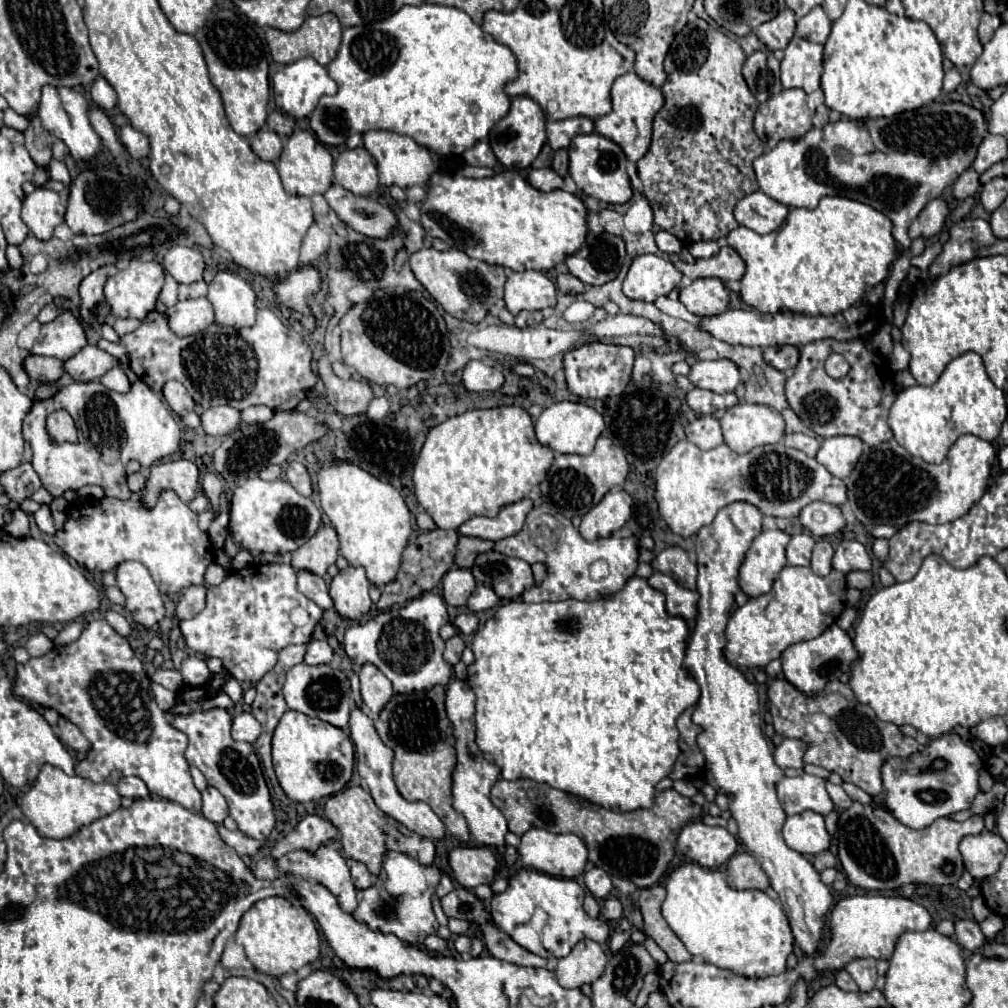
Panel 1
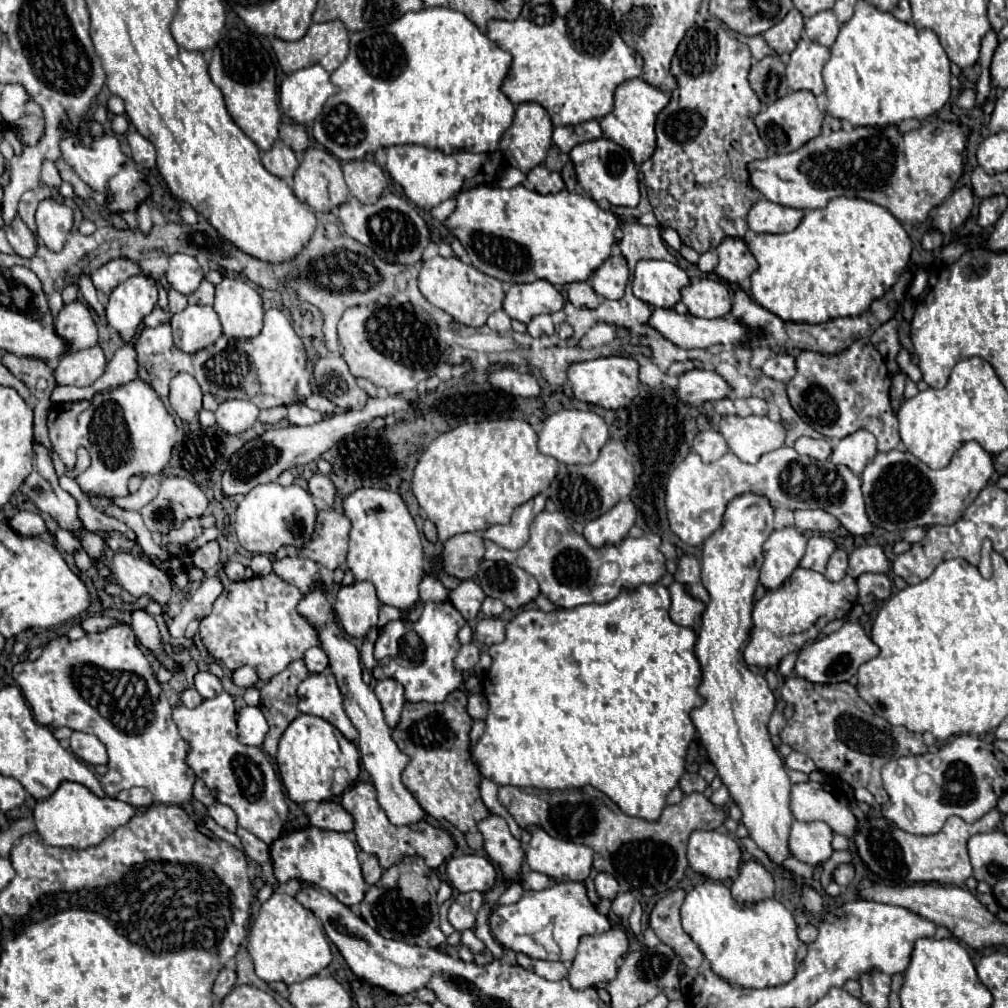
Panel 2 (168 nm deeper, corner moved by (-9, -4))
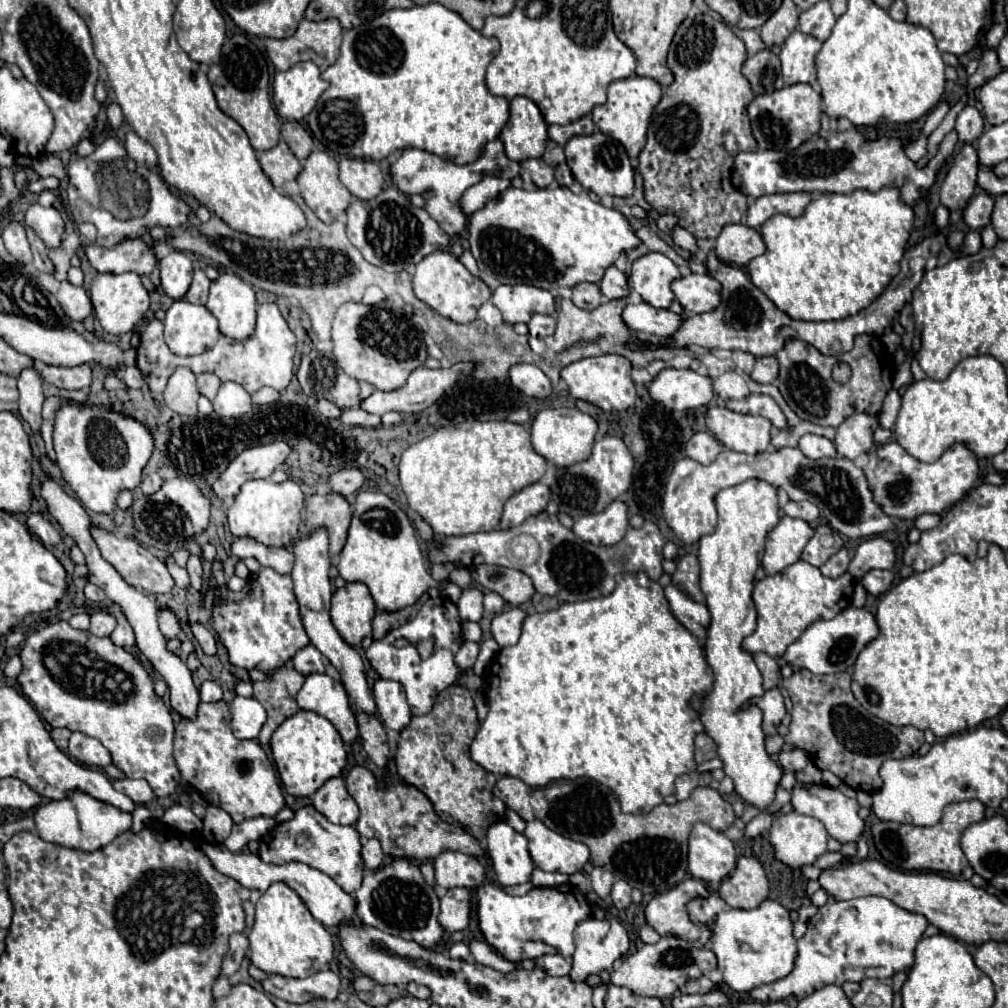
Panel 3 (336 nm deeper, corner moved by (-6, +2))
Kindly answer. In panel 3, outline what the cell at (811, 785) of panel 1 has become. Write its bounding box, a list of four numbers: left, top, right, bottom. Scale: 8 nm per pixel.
[790,785,864,843]

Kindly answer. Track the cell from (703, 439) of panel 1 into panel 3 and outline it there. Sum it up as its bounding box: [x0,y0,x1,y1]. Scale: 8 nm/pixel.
[686,431,724,465]

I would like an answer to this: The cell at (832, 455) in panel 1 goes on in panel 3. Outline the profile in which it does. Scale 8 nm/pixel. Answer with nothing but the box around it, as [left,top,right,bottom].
[836,413,876,459]

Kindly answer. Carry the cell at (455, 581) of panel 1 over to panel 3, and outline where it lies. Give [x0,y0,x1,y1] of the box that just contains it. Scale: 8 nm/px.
[456,587,482,621]

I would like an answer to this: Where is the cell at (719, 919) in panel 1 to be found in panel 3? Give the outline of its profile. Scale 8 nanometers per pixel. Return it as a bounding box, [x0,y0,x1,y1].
[688,889,796,991]

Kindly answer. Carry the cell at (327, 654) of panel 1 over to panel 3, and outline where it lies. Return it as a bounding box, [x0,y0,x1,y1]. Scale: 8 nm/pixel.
[294,645,326,675]

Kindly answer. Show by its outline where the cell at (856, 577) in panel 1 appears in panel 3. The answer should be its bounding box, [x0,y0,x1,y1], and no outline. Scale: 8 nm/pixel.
[858,571,894,595]

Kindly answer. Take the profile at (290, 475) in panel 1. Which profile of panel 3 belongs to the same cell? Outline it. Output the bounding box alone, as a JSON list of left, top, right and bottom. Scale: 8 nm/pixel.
[328,469,364,497]

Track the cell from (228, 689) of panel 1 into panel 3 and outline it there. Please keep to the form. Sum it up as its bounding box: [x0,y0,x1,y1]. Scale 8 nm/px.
[189,622,217,655]

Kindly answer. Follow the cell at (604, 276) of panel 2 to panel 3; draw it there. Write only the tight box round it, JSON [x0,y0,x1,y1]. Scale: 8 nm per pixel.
[598,265,630,299]

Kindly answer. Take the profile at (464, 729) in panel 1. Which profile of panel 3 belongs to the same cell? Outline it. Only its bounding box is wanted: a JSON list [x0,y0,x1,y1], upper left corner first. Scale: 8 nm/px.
[486,821,534,885]

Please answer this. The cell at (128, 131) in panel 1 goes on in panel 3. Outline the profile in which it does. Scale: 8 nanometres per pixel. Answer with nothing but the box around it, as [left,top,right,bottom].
[124,131,156,169]

